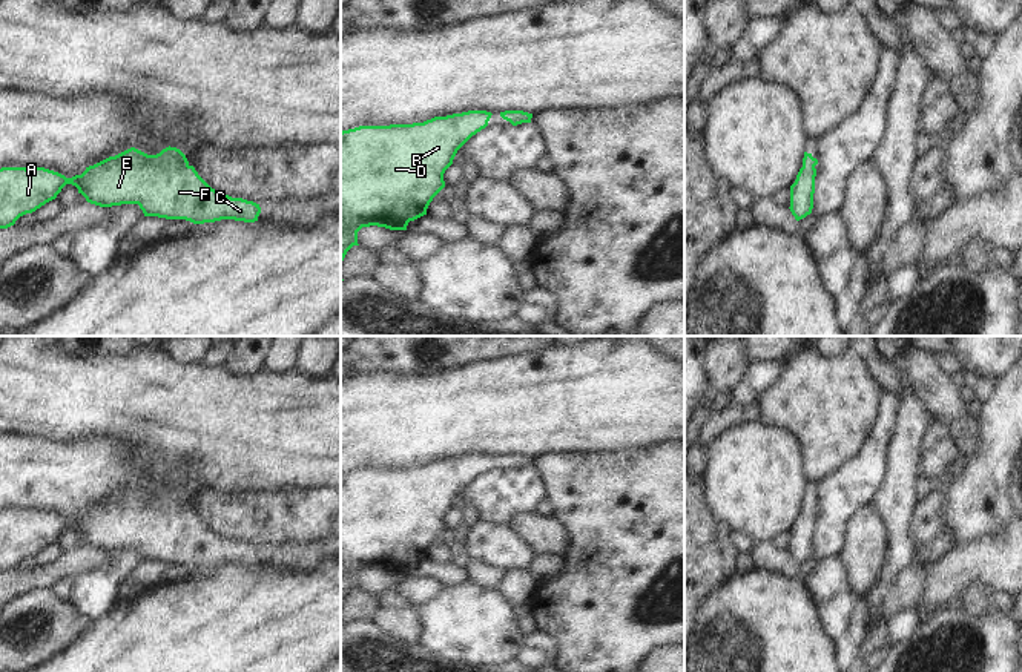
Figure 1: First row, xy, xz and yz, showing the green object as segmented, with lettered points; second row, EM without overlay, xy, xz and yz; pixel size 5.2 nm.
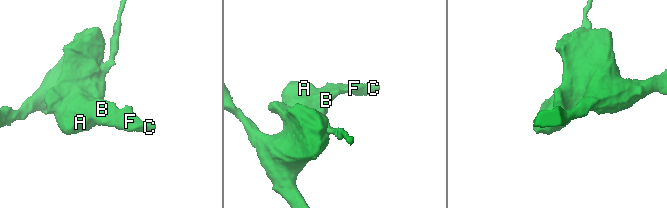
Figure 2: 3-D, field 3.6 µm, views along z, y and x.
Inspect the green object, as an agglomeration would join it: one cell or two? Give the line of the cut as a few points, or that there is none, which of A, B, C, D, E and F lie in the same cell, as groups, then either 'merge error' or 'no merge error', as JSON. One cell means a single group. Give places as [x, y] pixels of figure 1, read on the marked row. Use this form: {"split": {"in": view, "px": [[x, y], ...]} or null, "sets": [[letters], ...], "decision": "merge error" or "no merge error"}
{"split": null, "sets": [["A", "B", "C", "D", "E", "F"]], "decision": "no merge error"}

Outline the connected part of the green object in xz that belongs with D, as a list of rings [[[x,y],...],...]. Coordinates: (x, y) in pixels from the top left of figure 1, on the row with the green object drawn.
[[[468,110],[434,117],[424,123],[359,126],[341,132],[341,264],[358,244],[362,227],[407,230],[410,221],[427,215],[433,198],[445,187],[443,173],[457,150],[488,126],[491,112]]]

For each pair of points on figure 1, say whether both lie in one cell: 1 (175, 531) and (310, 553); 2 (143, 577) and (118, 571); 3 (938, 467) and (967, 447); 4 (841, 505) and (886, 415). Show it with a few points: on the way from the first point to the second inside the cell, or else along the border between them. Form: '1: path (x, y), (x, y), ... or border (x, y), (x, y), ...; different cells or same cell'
1: path (209, 548), (243, 554), (276, 554); same cell
2: border (143, 559), (123, 582); different cells
3: border (949, 438), (956, 444), (959, 461); different cells
4: path (857, 482), (870, 464), (880, 438); same cell

